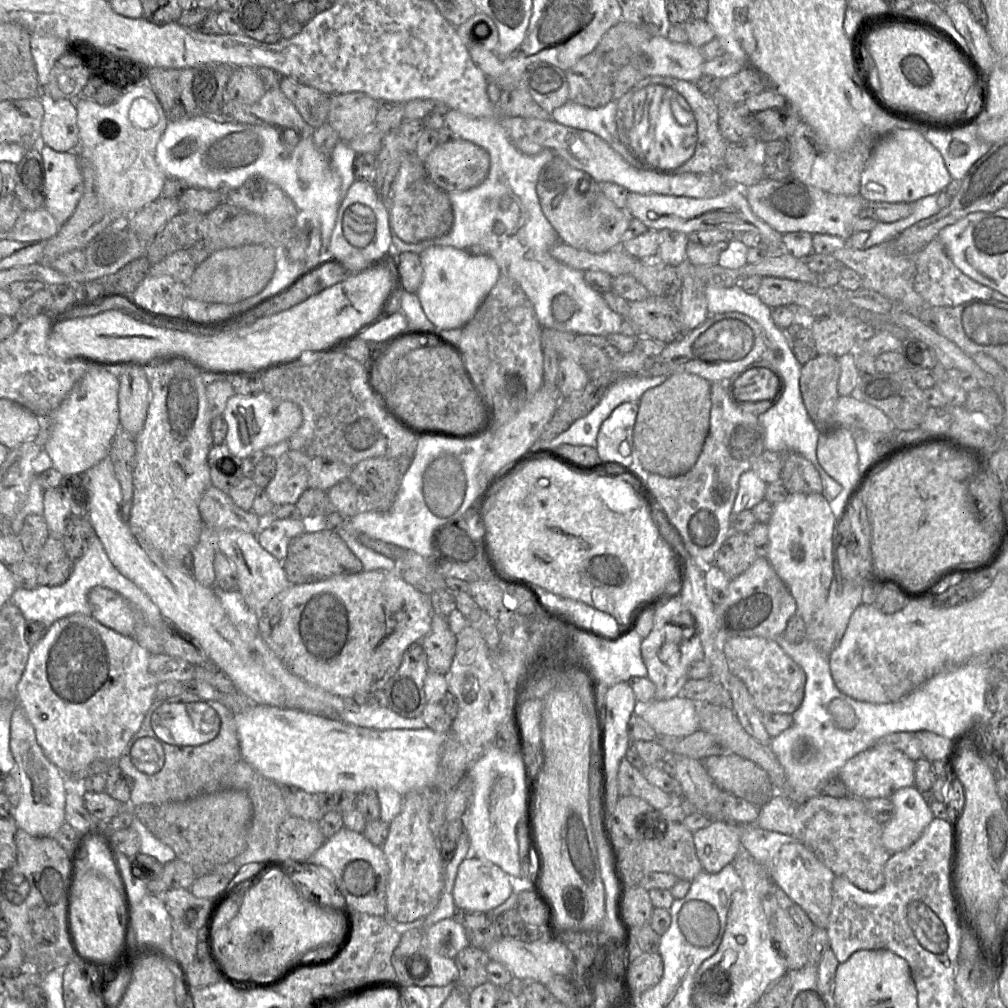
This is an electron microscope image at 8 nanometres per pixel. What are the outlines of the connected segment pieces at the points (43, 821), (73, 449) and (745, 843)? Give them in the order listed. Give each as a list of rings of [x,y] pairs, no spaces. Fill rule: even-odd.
[[[18,705],[11,720],[10,749],[15,759],[15,775],[21,785],[21,800],[14,809],[19,829],[37,837],[53,837],[66,822],[68,777],[44,753],[28,716]]]
[[[93,367],[72,388],[59,407],[43,419],[44,426],[49,430],[43,450],[49,454],[53,467],[63,476],[83,474],[109,455],[112,440],[120,427],[118,392],[117,374],[110,369]]]
[[[749,825],[742,828],[741,847],[764,866],[772,881],[808,915],[816,927],[827,930],[835,874],[792,836]]]

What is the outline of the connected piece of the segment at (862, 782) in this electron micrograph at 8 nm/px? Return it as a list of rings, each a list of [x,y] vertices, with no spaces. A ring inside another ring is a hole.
[[[889,745],[873,746],[849,759],[836,778],[844,783],[849,796],[864,801],[873,798],[890,798],[897,790],[914,786],[915,761],[901,750]]]

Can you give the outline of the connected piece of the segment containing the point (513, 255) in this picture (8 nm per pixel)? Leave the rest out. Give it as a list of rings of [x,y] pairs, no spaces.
[[[450,110],[444,122],[458,138],[487,151],[490,158],[488,176],[473,189],[448,194],[454,215],[449,233],[417,244],[404,243],[392,235],[393,252],[419,255],[430,246],[465,249],[480,245],[495,260],[501,273],[517,282],[525,292],[541,327],[596,336],[619,333],[623,318],[607,305],[602,294],[585,282],[585,271],[562,264],[550,254],[551,247],[560,239],[541,209],[536,185],[542,168],[554,158],[553,151],[544,149],[536,155],[520,152],[497,119],[474,118]]]

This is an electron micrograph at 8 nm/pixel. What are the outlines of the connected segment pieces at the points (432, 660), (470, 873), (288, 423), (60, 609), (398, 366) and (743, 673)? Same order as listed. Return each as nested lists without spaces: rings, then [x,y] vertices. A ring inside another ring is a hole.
[[[433,614],[431,632],[421,640],[427,656],[428,672],[447,675],[456,651],[457,636],[451,631],[446,617]]]
[[[477,857],[460,864],[453,886],[459,912],[489,912],[504,903],[516,889],[516,881],[499,866]]]
[[[262,391],[257,395],[233,394],[221,415],[227,424],[224,443],[230,452],[241,459],[255,451],[275,445],[288,438],[301,426],[303,417],[298,405],[287,400],[278,400]]]
[[[95,533],[88,539],[82,557],[74,561],[72,573],[66,582],[57,586],[38,586],[35,589],[17,588],[10,602],[21,610],[27,622],[42,622],[50,627],[55,621],[72,614],[91,615],[88,594],[95,586],[106,587],[122,595],[133,605],[139,616],[159,634],[165,618],[147,594],[112,564]]]
[[[405,334],[382,344],[370,373],[382,403],[416,429],[439,428],[464,433],[483,421],[483,408],[467,380],[457,355],[419,334]]]
[[[729,637],[724,644],[729,672],[746,685],[762,713],[792,714],[804,697],[806,676],[801,667],[773,640],[764,637]]]

